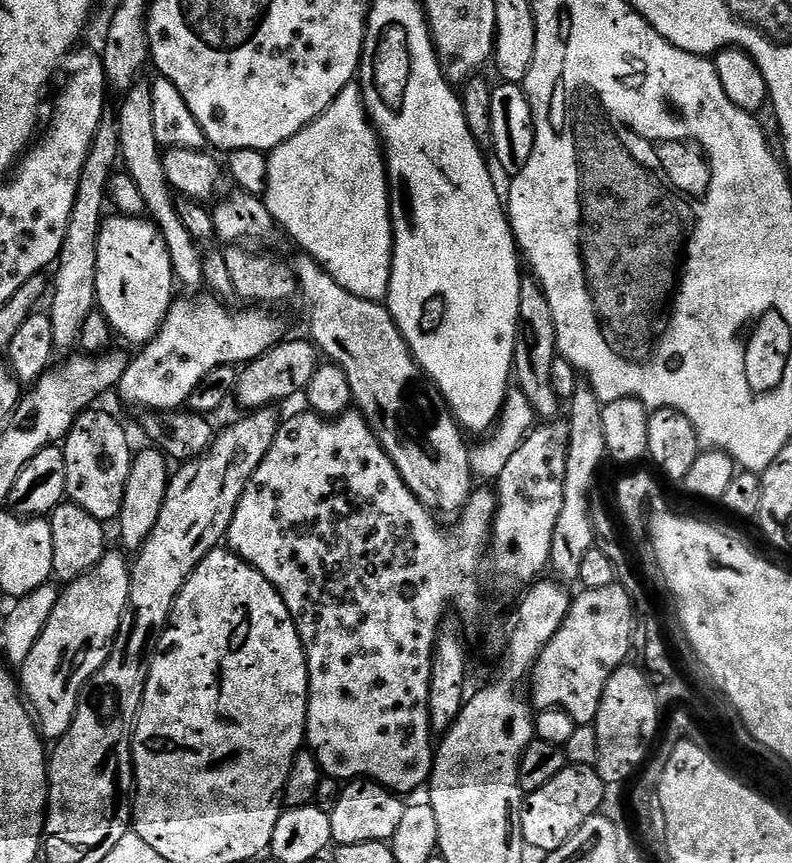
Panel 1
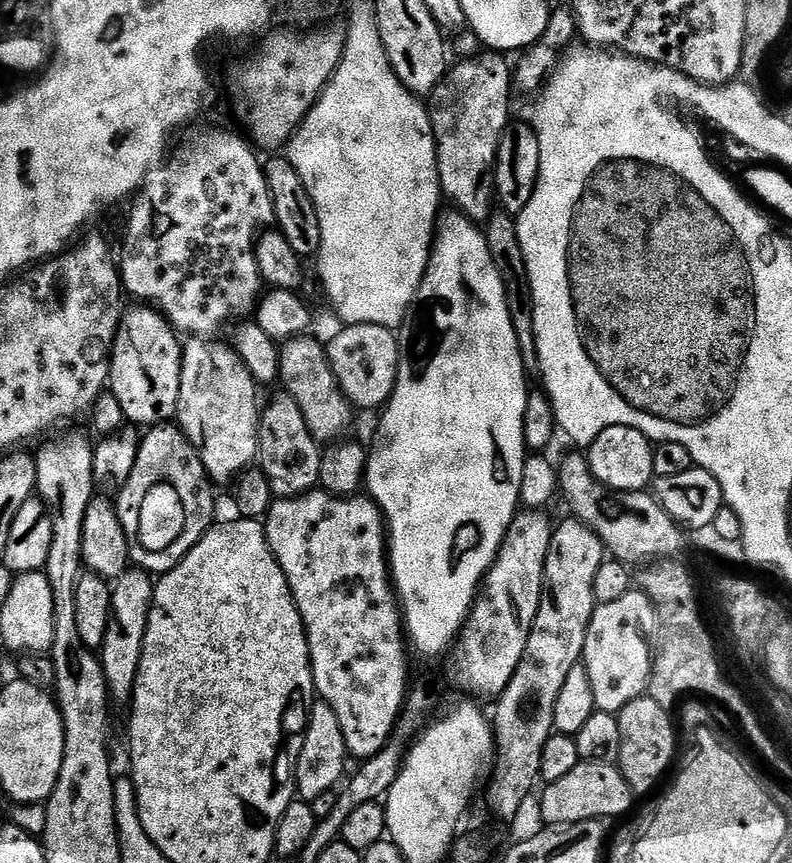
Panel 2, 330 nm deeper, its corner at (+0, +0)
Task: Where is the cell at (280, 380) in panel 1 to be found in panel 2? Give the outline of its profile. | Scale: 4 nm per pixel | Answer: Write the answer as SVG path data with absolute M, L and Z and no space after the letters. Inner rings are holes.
M350 324L341 327L341 329L341 332L332 341L327 341L326 351L336 380L344 392L344 397L357 409L383 409L392 398L392 392L396 388L398 370L400 369L400 341L397 333L393 329L383 328L377 324Z

